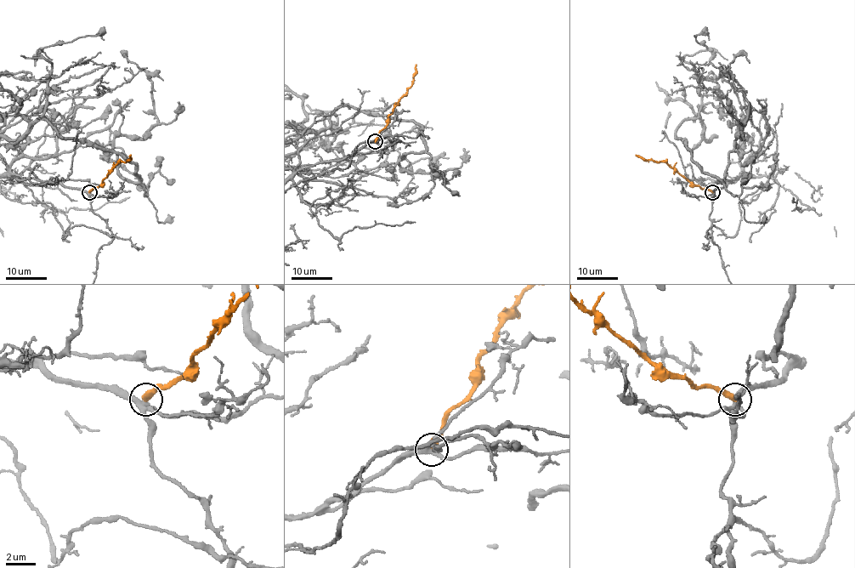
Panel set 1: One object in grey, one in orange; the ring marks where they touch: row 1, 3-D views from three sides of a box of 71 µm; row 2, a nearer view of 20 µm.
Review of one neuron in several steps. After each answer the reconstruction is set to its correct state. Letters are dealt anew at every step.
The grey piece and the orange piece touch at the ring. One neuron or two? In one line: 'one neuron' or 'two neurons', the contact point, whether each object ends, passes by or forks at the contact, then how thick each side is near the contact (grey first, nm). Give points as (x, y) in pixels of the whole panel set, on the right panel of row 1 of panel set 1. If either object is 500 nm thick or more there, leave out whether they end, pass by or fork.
two neurons; place (712, 192); grey forks; orange ends; calibres 320 and 440 nm

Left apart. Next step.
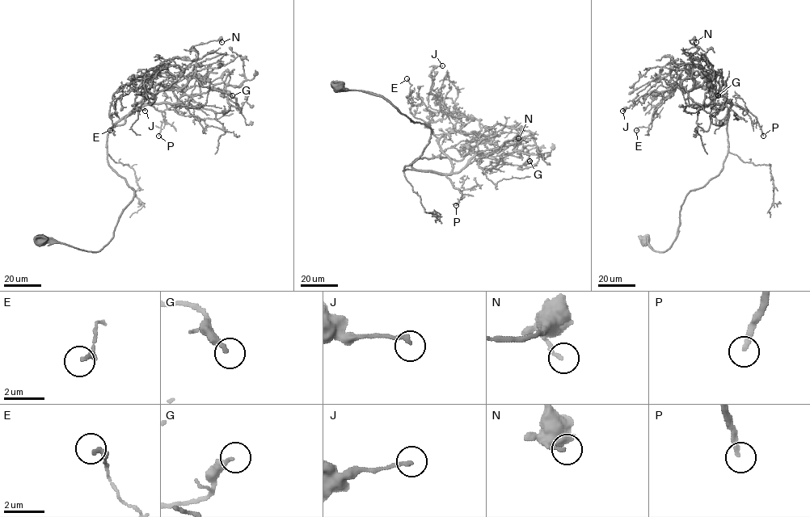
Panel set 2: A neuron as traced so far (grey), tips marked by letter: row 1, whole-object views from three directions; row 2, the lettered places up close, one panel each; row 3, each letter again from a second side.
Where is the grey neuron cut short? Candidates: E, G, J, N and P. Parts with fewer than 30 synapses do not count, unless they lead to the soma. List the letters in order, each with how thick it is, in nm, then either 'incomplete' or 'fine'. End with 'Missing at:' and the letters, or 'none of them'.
E: 240 nm thick; fine
G: 240 nm thick; fine
J: 200 nm thick; fine
N: 180 nm thick; fine
P: 200 nm thick; incomplete
Missing at: P

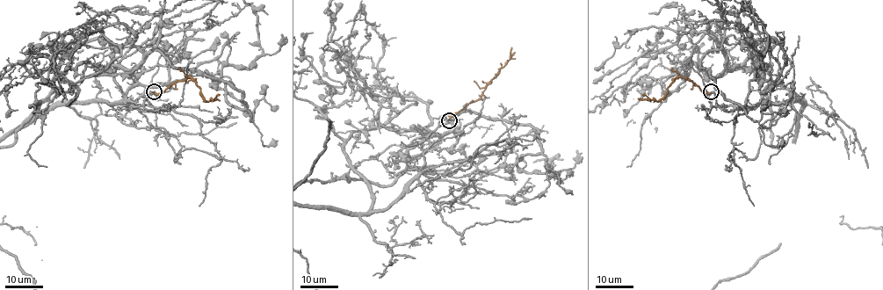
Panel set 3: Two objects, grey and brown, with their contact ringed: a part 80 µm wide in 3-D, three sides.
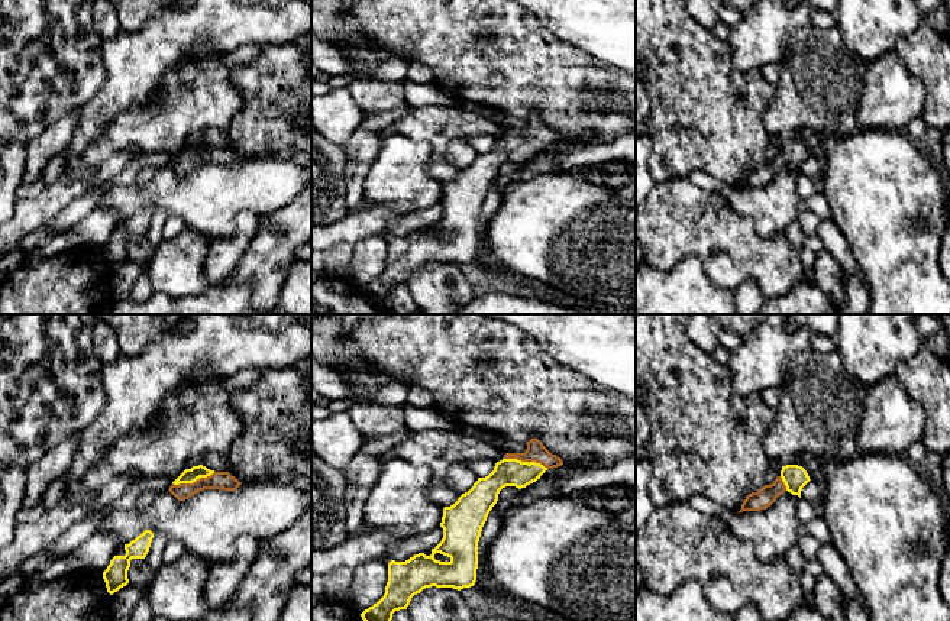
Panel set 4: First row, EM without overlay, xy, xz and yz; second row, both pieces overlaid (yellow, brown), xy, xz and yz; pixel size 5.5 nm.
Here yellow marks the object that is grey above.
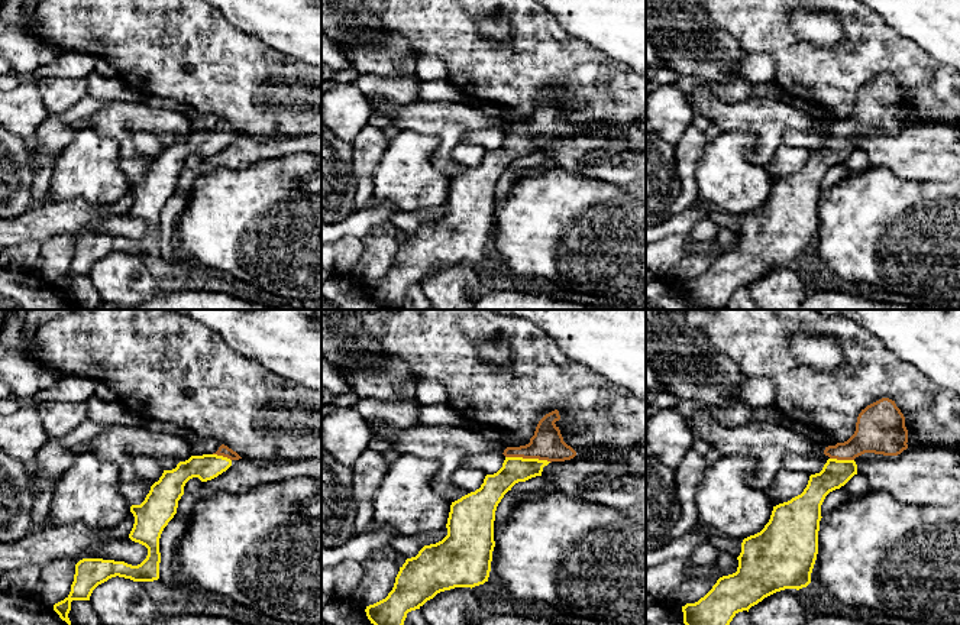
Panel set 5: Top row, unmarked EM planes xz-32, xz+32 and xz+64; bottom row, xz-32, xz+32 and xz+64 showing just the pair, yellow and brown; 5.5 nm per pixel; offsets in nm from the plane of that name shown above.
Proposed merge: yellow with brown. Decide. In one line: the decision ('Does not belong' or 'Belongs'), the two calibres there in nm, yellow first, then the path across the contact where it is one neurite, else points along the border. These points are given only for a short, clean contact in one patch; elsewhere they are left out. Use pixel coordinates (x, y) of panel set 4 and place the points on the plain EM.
Belongs. Thickness 160 nm (yellow) against 110 nm. Path across: xz (509, 148), (519, 145), (526, 138), (536, 128)

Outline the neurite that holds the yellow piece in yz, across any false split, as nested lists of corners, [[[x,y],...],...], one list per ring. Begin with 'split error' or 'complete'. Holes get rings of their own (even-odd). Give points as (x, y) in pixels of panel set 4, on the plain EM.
split error; [[[782,142],[781,151],[770,161],[765,161],[760,166],[746,172],[739,188],[766,185],[785,166],[801,174],[801,166],[810,156],[811,155],[802,142]]]

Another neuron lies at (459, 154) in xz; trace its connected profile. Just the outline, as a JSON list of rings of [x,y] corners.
[[[462,138],[452,139],[445,152],[445,161],[461,171],[468,168],[476,156],[478,152]]]

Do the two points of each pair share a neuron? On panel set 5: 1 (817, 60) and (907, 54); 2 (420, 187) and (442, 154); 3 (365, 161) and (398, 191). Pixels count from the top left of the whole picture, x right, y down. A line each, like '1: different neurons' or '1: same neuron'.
1: same neuron
2: different neurons
3: different neurons

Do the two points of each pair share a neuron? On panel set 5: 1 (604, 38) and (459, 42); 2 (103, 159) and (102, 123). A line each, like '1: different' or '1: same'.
1: different
2: different

